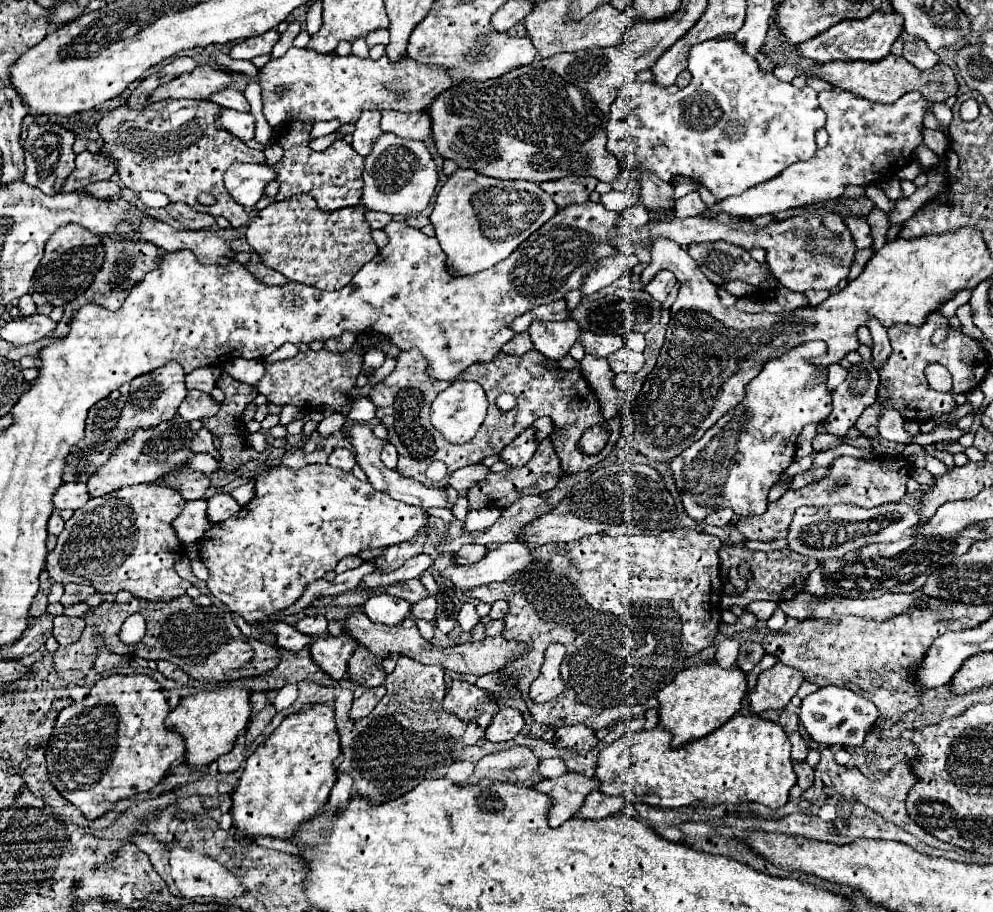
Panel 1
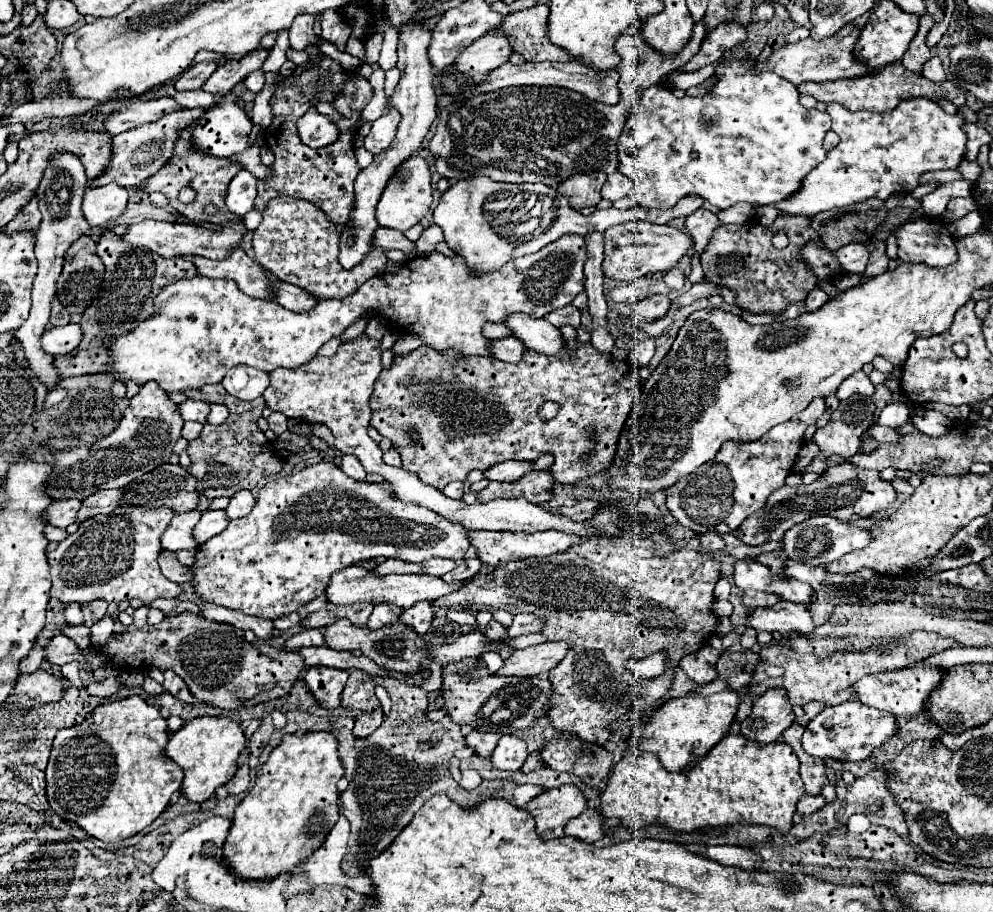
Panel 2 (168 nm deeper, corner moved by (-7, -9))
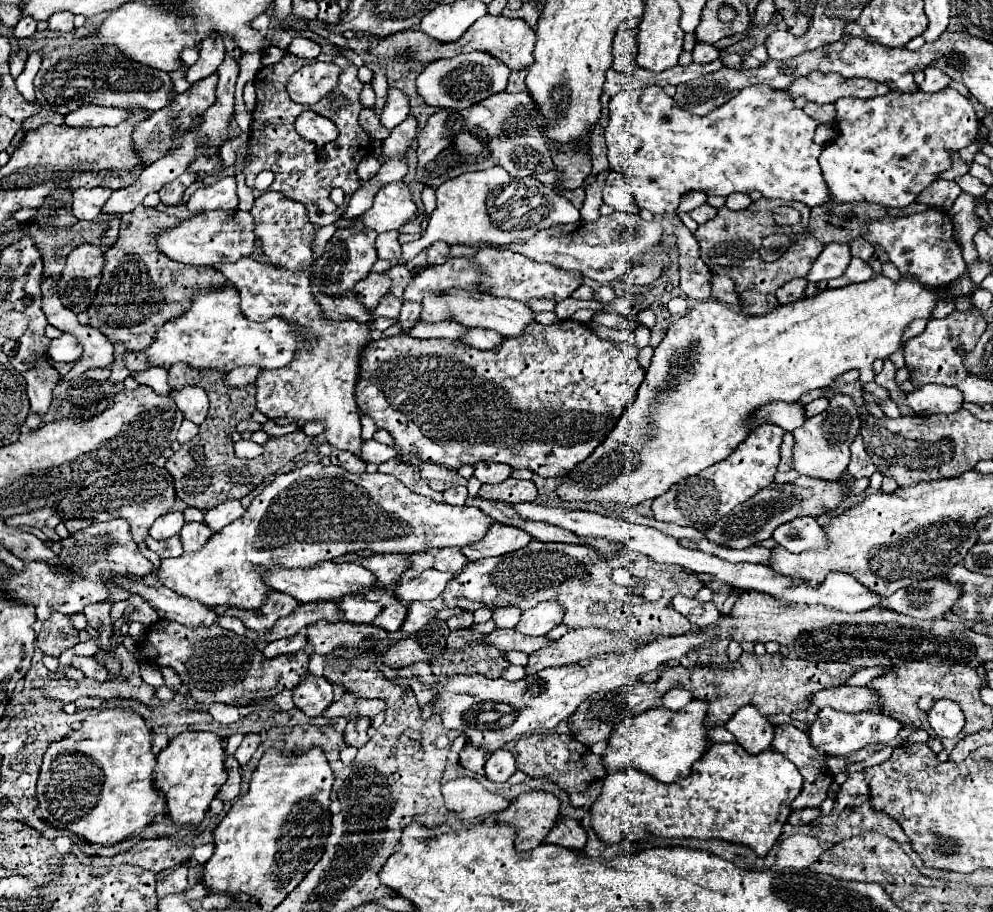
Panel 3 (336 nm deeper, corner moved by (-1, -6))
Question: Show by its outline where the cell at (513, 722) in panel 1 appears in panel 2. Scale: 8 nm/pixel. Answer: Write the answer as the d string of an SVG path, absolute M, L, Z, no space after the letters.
M510 733L510 735L502 735L502 739L498 741L490 761L492 761L492 765L496 769L502 769L502 771L520 771L524 761L526 761L526 757L528 757L526 743Z

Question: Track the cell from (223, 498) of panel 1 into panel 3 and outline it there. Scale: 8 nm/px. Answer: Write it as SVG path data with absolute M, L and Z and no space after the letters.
M186 522L180 530L180 540L186 552L194 552L206 544L212 530L204 522Z

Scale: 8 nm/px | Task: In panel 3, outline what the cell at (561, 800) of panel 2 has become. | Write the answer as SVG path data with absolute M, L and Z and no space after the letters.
M534 790L518 796L502 810L496 820L516 826L516 850L532 850L542 844L560 816L560 798L546 790Z

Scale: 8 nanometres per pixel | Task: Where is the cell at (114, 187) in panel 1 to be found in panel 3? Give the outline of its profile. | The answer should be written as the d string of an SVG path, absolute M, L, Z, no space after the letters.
M102 186L90 190L88 188L74 190L74 206L72 206L74 216L78 216L78 220L94 220L102 212L110 194L112 190Z

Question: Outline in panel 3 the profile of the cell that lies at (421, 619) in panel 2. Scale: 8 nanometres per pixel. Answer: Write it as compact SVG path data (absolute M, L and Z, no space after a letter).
M392 600L390 604L386 604L382 608L382 614L378 614L378 618L374 620L374 624L376 626L386 626L386 630L396 632L396 630L402 628L402 624L406 620L406 614L408 614L408 608L404 606L404 602Z

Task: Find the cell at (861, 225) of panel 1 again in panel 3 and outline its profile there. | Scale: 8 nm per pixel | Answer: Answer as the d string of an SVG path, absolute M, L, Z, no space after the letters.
M848 244L824 246L822 254L816 258L814 268L806 276L806 280L820 282L820 280L828 280L828 278L838 278L850 264L850 258L852 258L852 254L850 254Z

